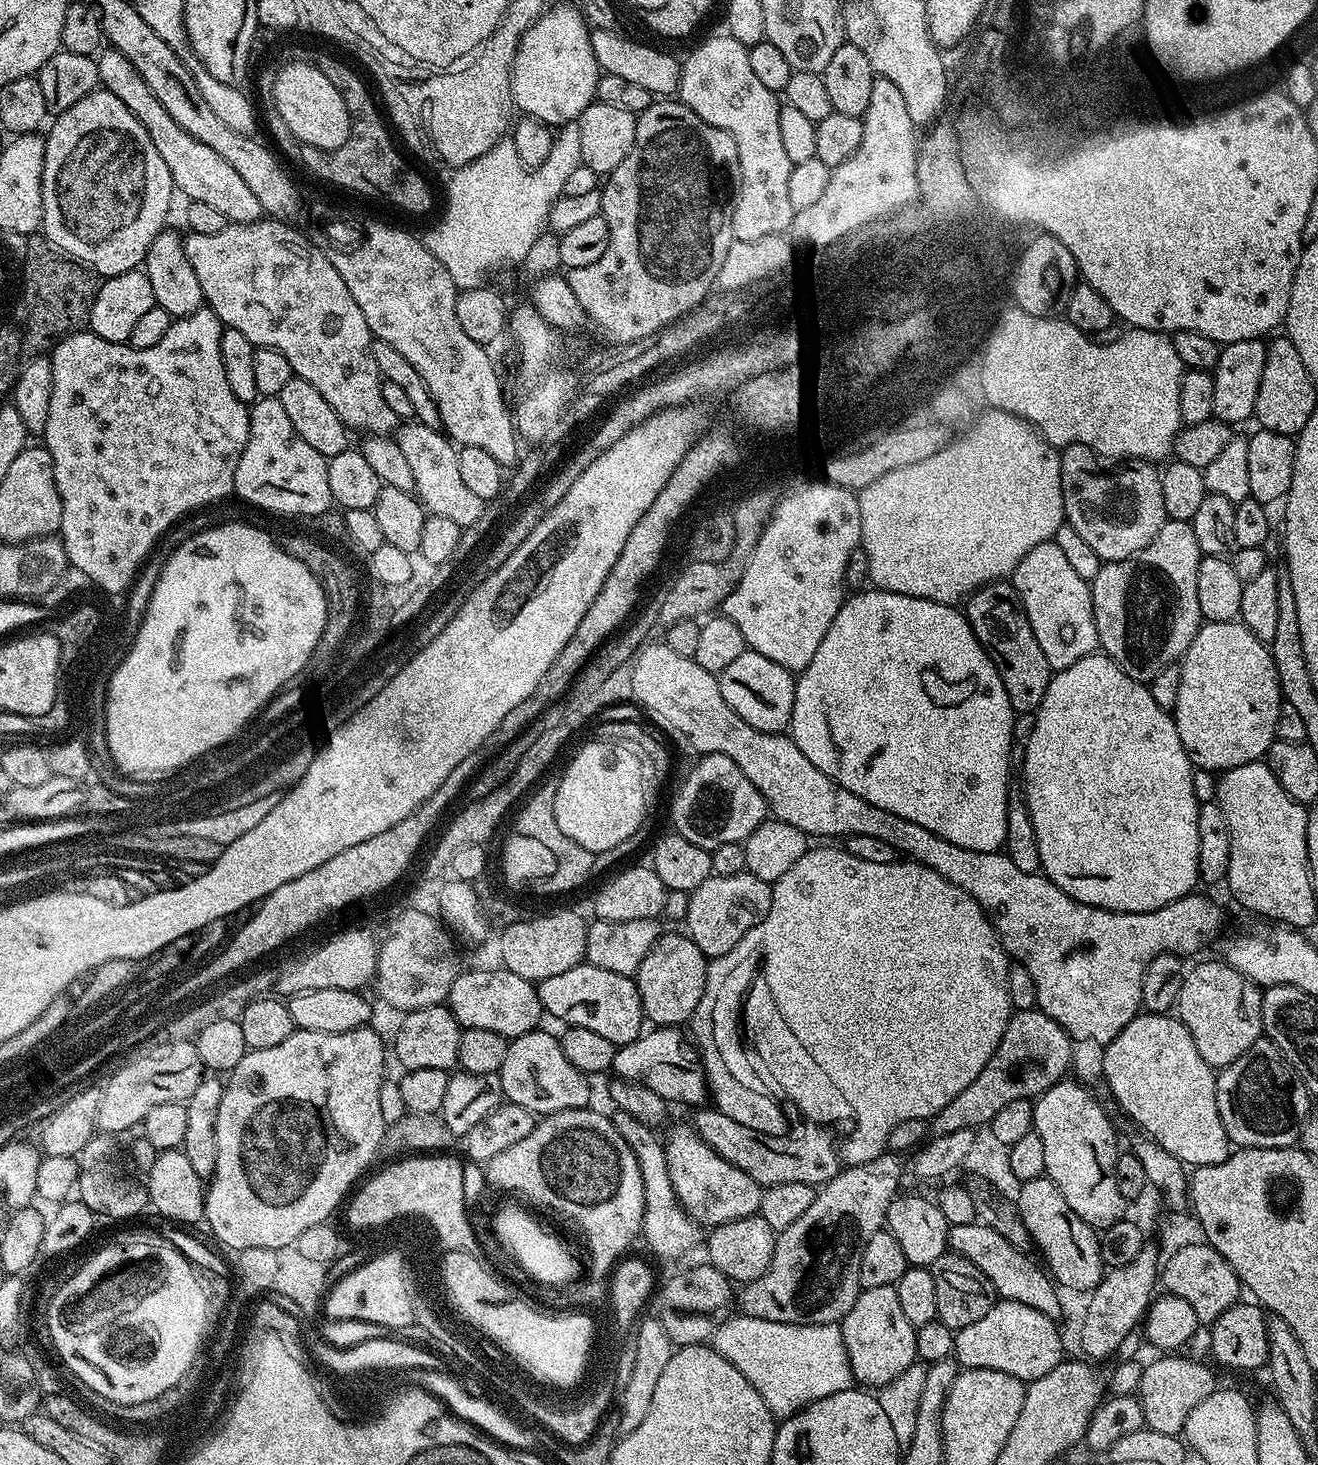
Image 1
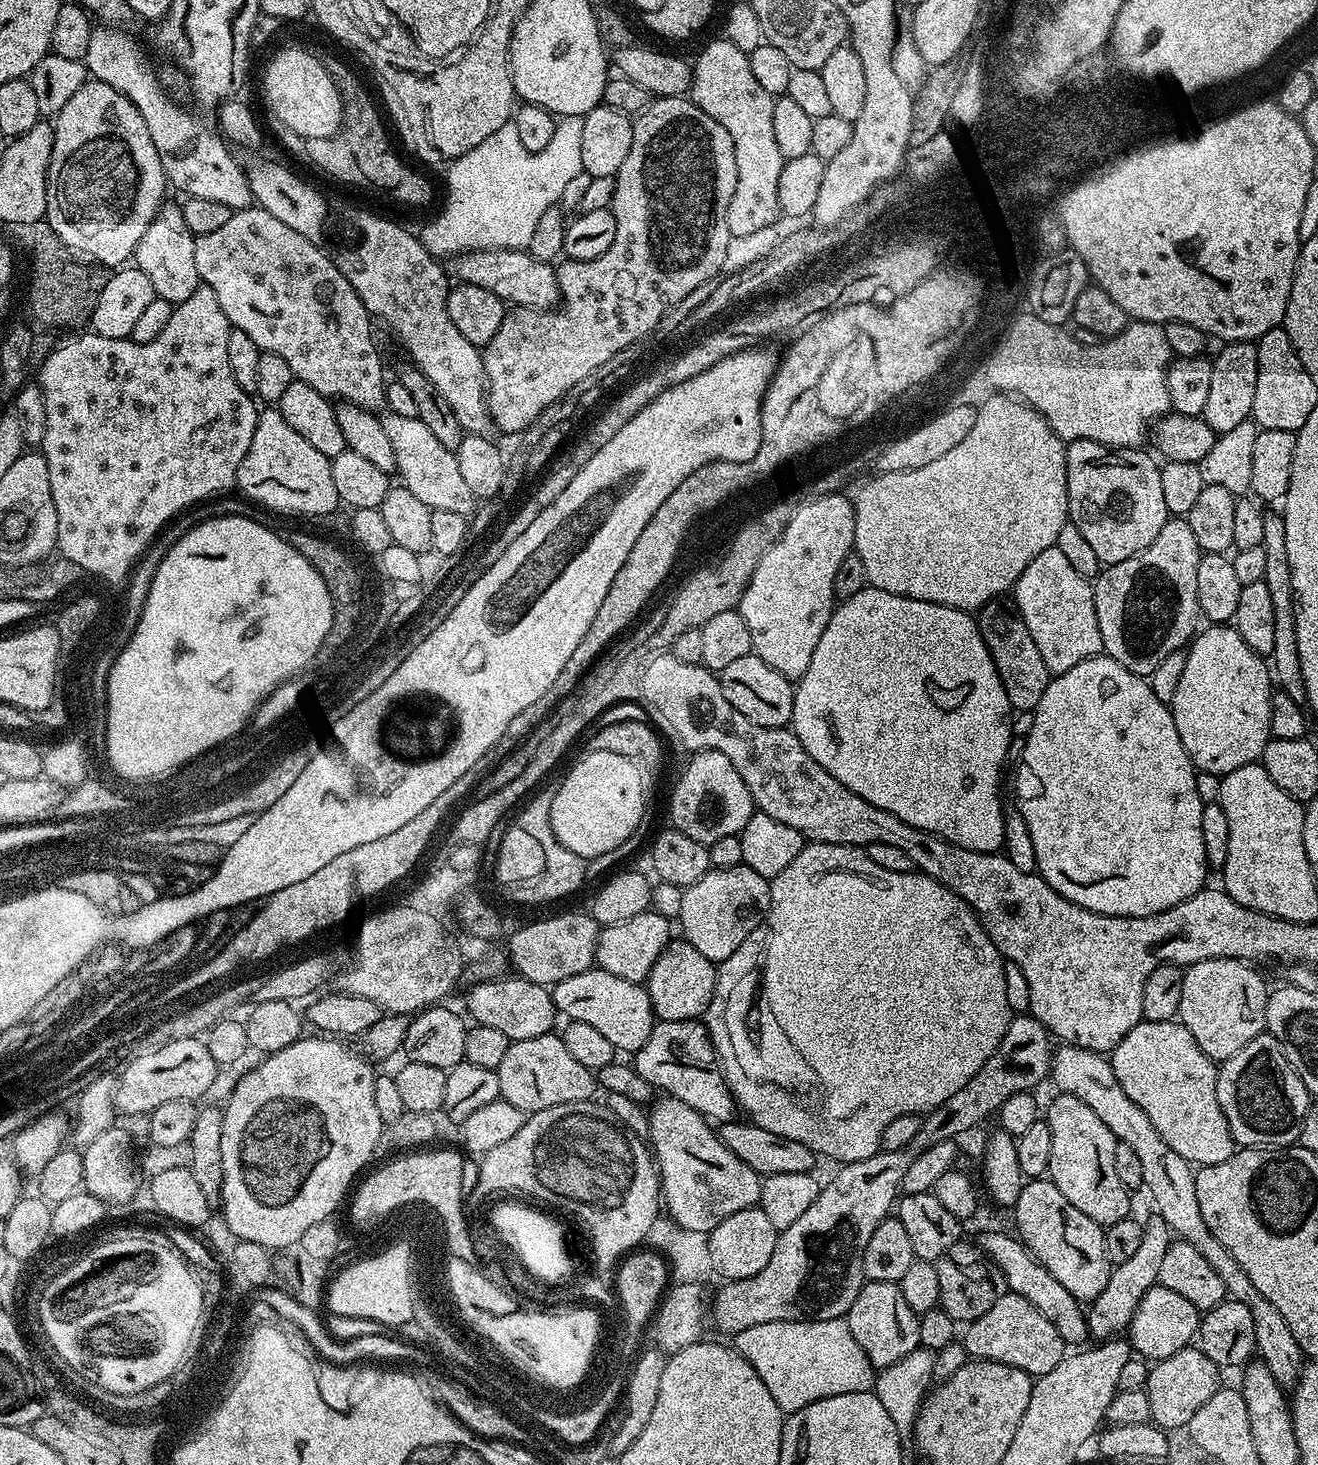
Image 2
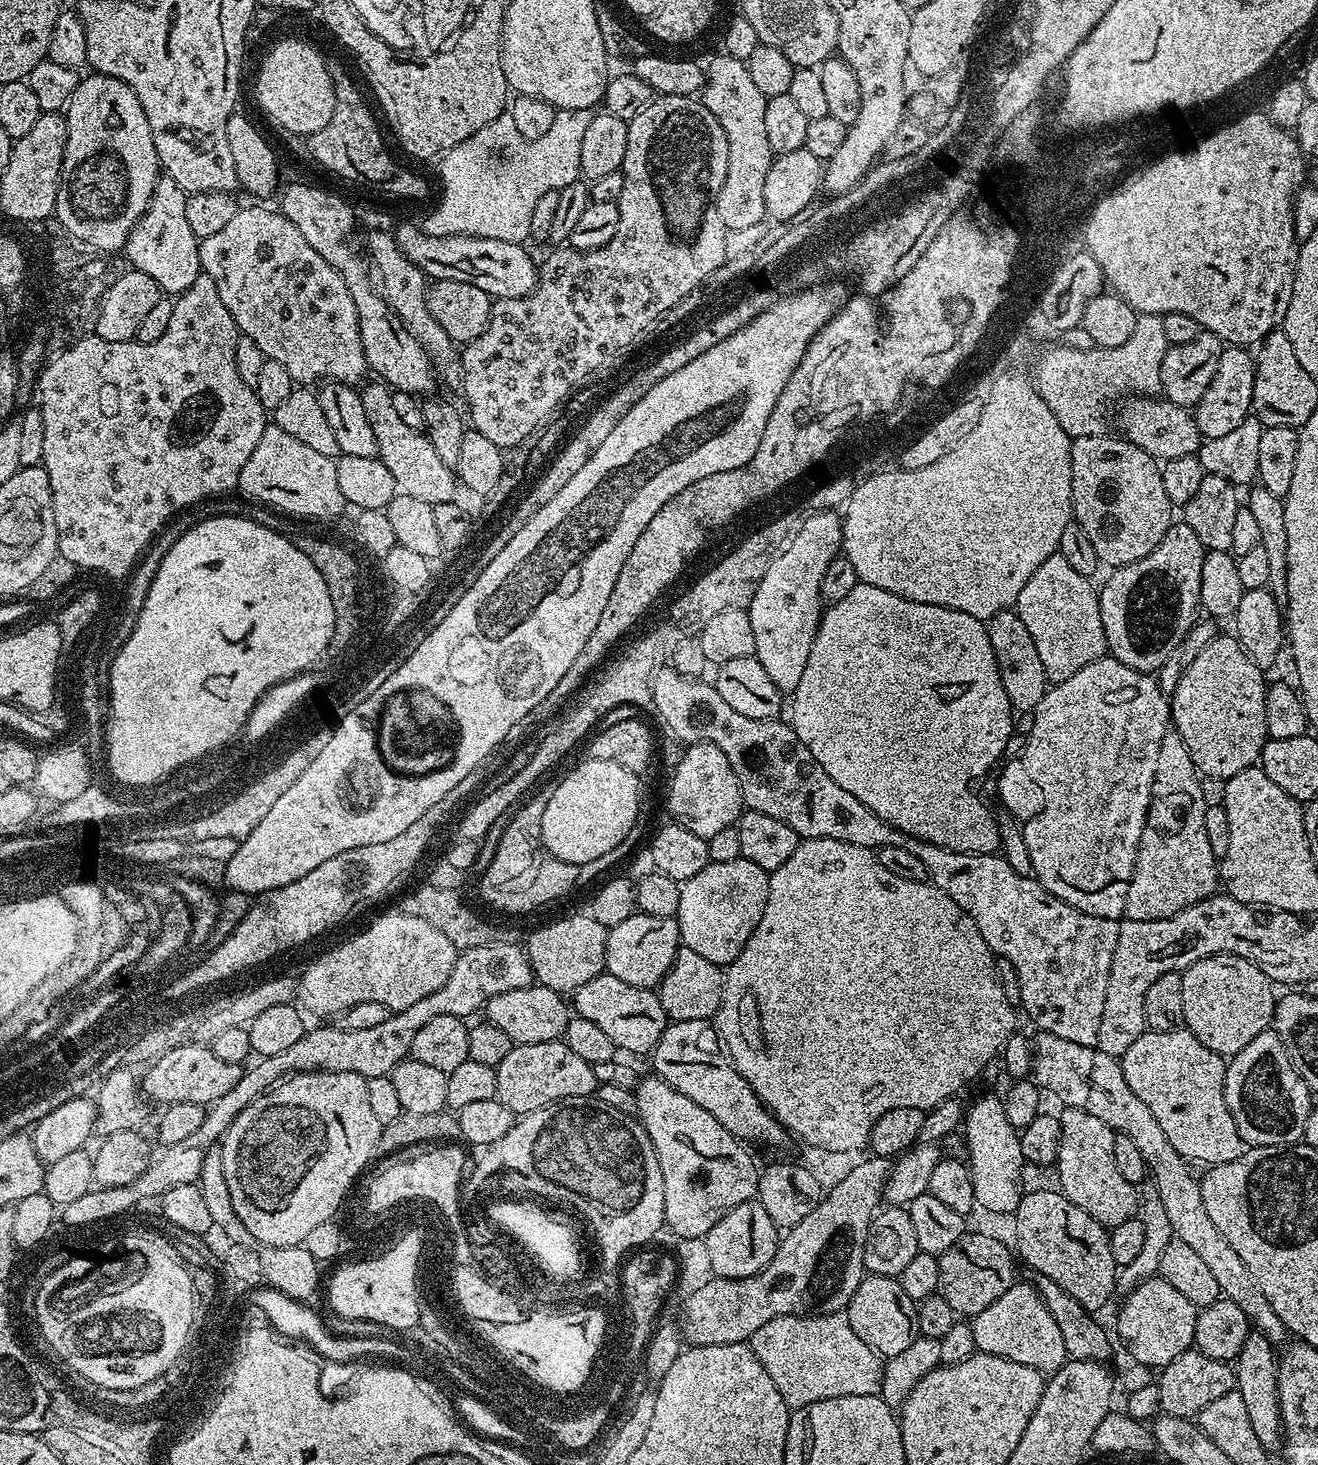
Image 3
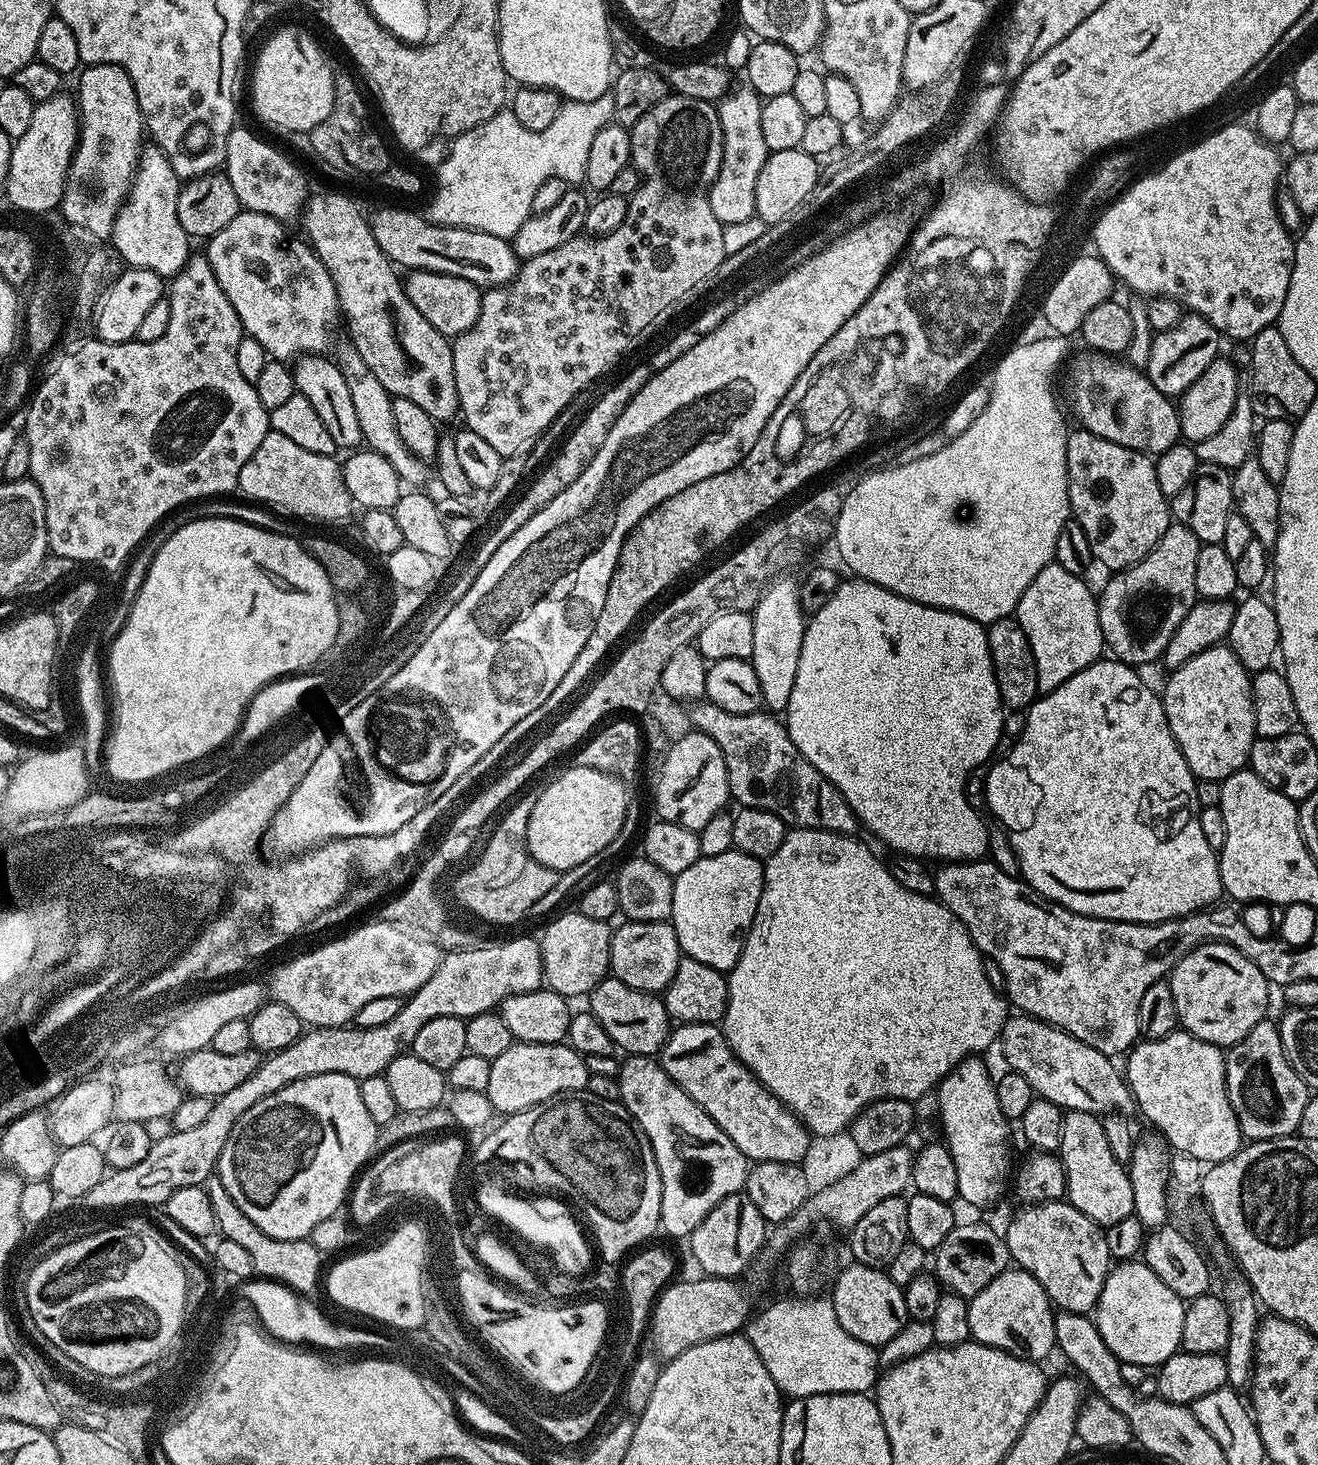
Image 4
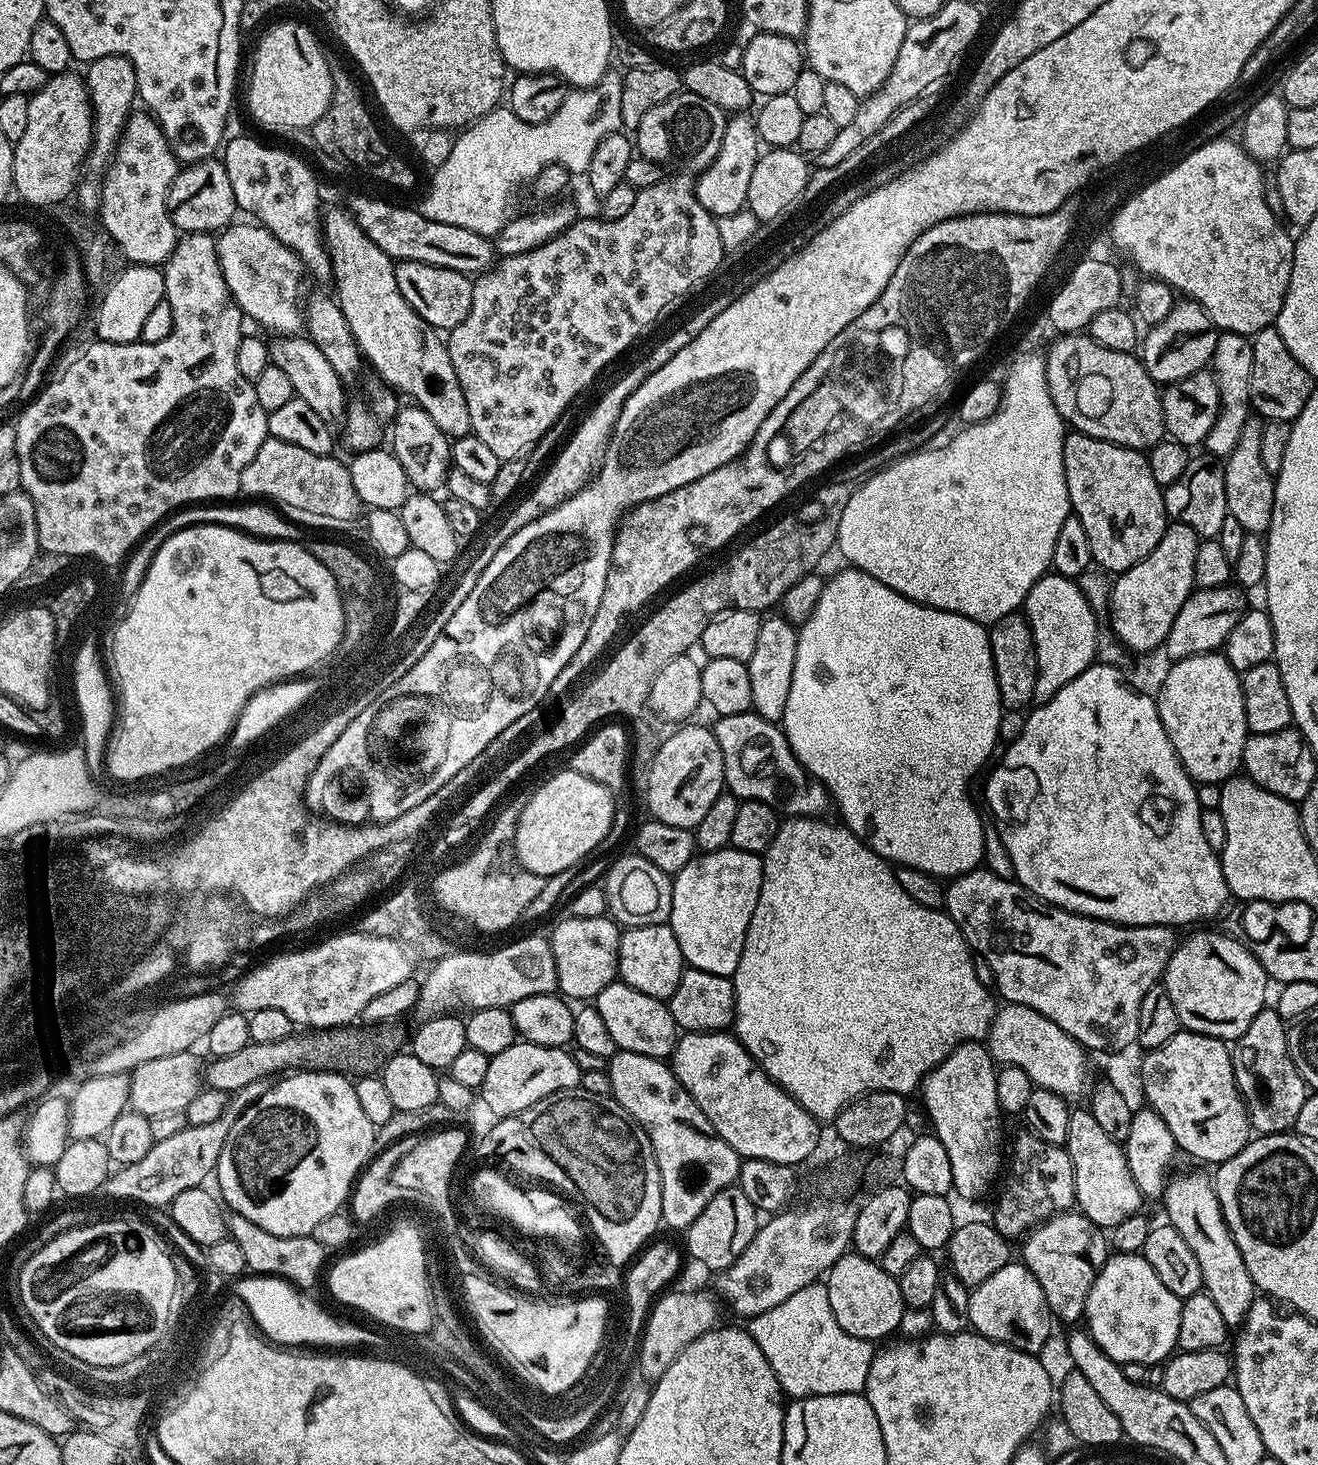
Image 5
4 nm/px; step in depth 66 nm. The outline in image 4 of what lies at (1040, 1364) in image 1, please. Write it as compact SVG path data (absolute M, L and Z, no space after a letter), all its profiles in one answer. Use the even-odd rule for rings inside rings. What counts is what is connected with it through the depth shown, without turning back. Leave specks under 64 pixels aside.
M1015 1266L998 1274L986 1290L968 1300L971 1339L1003 1352L1014 1354L1023 1360L1044 1362L1056 1348L1054 1322L1056 1312L1044 1287L1030 1273Z

